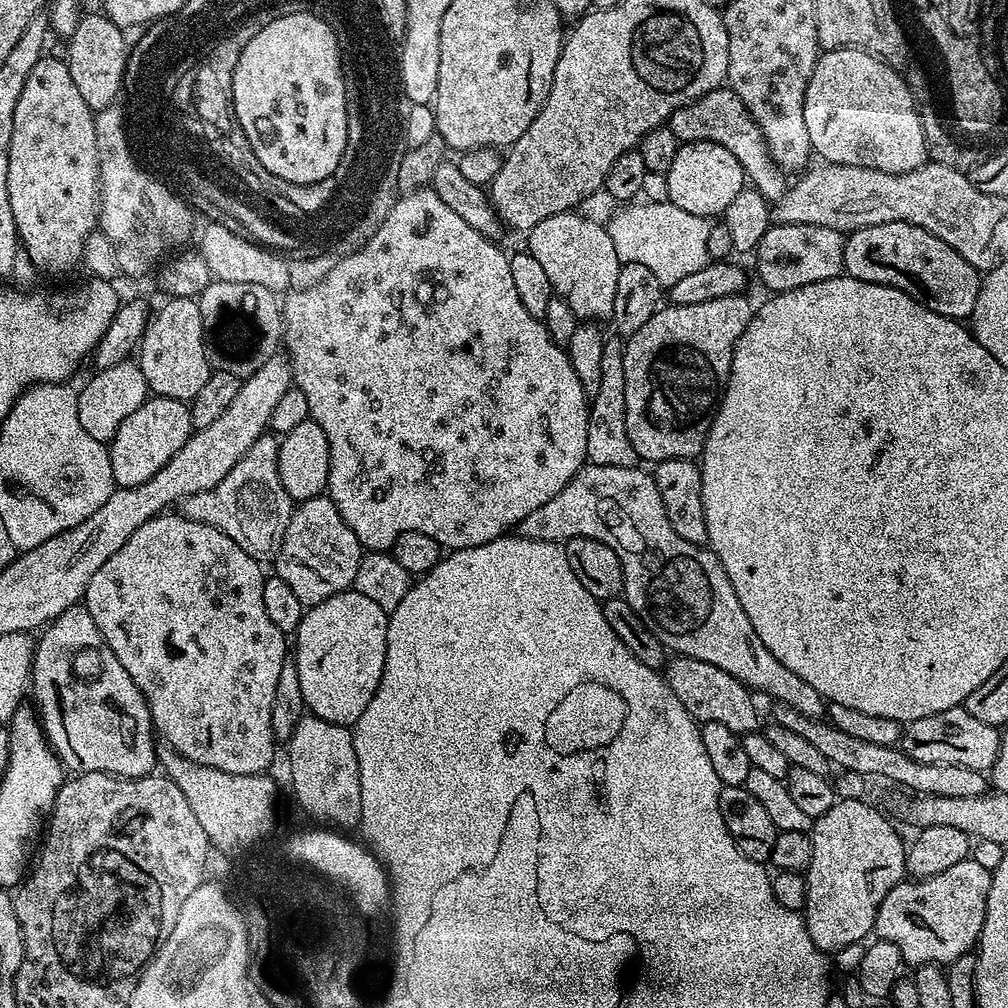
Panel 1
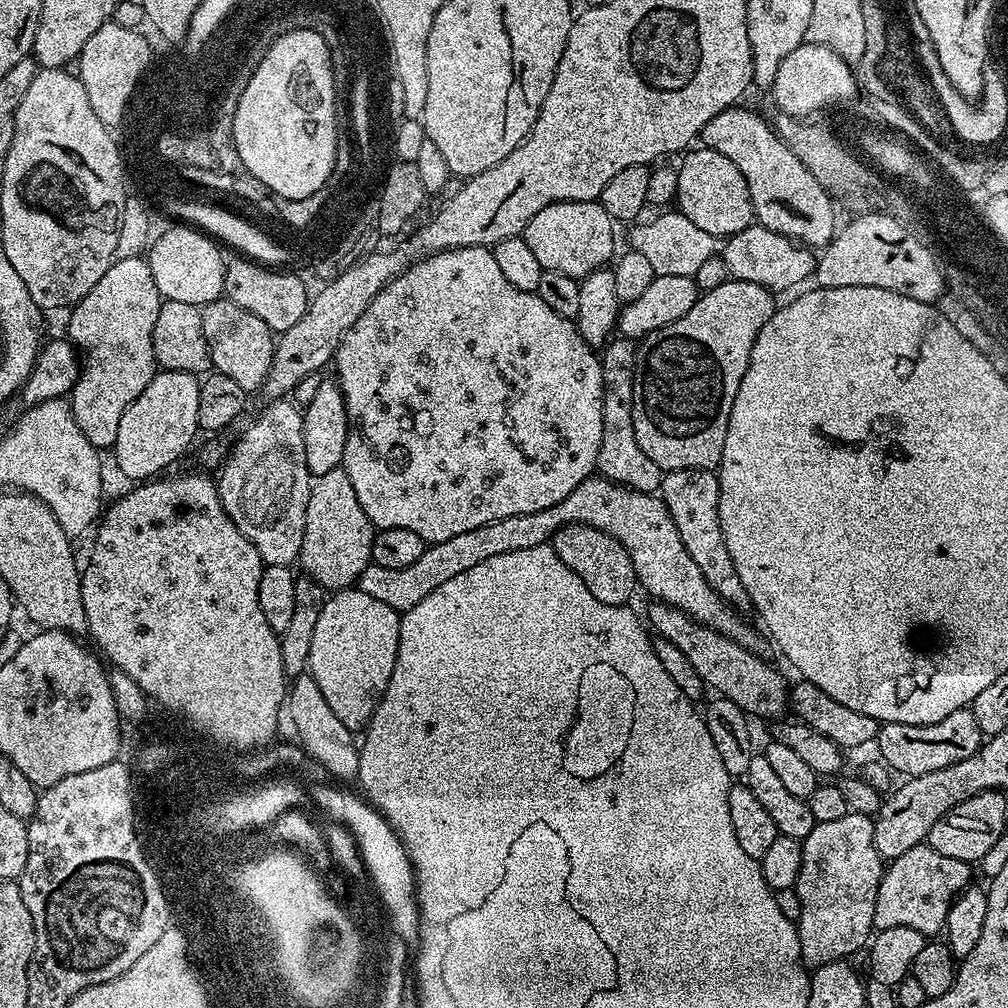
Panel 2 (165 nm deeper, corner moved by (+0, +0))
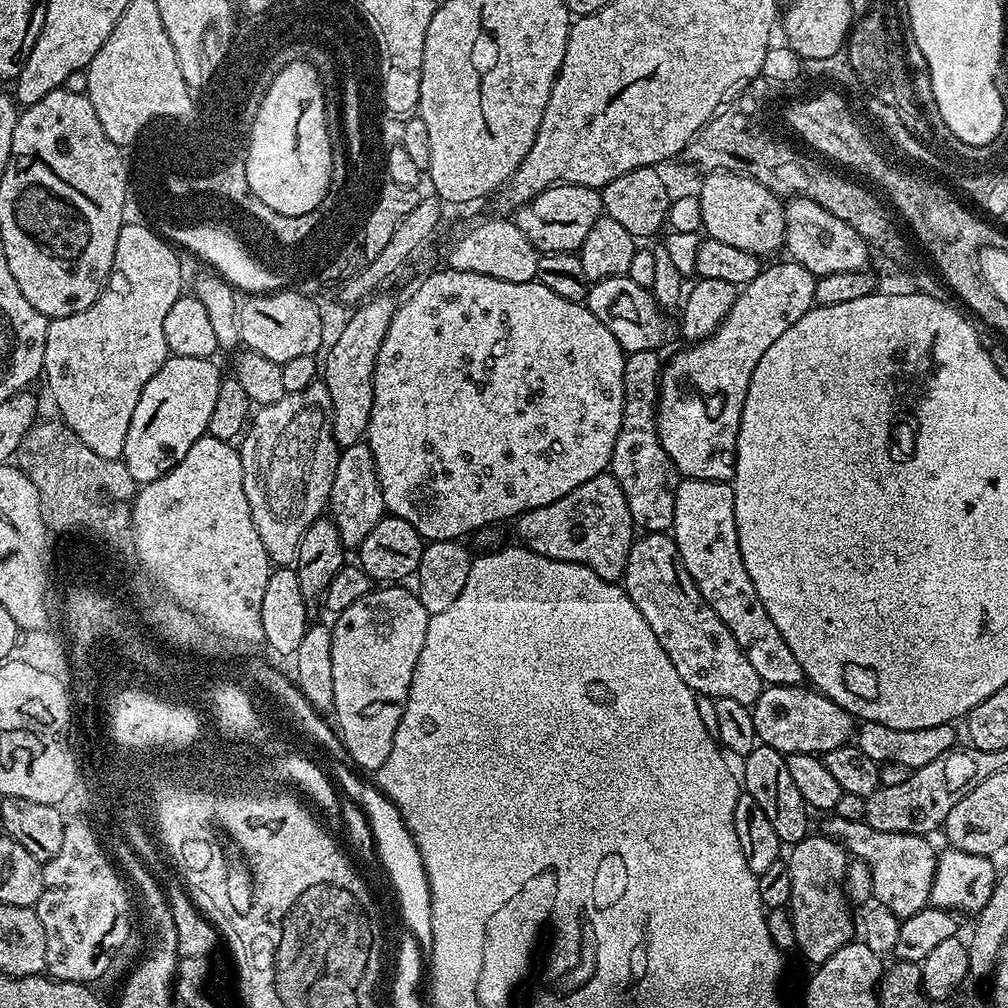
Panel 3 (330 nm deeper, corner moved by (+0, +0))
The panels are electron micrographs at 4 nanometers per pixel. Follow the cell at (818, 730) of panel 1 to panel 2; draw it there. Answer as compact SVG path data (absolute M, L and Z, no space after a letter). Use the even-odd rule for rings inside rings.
M652 602L649 605L646 620L651 631L659 639L674 642L674 646L682 650L690 666L694 666L698 678L702 678L705 689L712 691L713 688L717 697L734 702L734 706L738 706L749 717L757 716L767 722L775 722L789 711L789 681L784 681L783 674L774 665L767 664L767 659L755 656L753 652L738 646L730 638L718 634L713 628L707 628L670 604Z

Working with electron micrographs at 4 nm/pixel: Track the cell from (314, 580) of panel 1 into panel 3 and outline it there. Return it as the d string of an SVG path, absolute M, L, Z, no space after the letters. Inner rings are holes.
M361 442L349 448L340 449L338 466L334 470L334 482L330 486L328 495L327 511L330 513L336 535L348 550L359 549L366 534L370 534L370 530L374 530L374 526L378 526L378 522L384 519L386 509L376 477L376 463L367 443Z

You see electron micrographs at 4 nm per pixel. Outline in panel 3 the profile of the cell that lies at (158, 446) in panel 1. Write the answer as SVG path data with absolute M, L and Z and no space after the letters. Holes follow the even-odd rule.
M169 355L158 374L146 382L142 398L138 398L138 406L134 406L130 430L126 430L126 446L122 457L126 470L130 470L130 478L134 478L137 485L143 486L162 478L175 464L182 462L182 458L186 458L186 450L190 450L190 446L194 446L194 442L198 442L198 438L207 433L210 413L214 410L222 379L220 368L214 361L203 356Z

